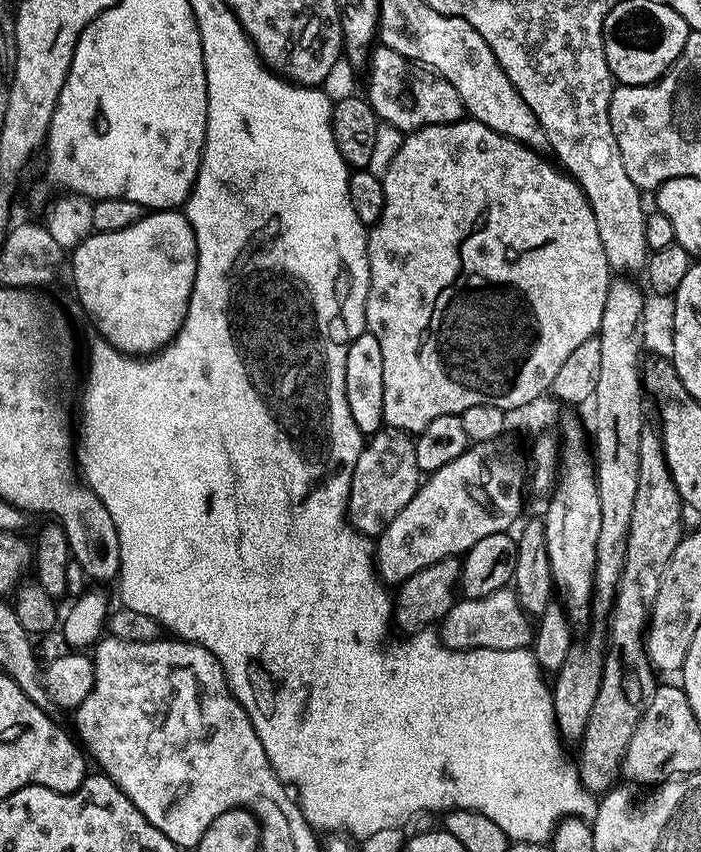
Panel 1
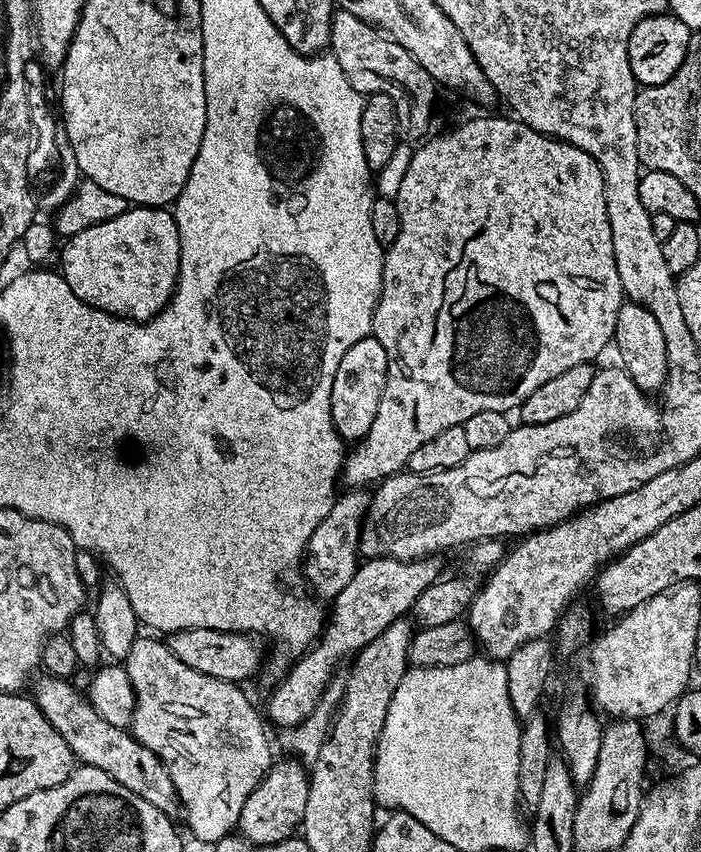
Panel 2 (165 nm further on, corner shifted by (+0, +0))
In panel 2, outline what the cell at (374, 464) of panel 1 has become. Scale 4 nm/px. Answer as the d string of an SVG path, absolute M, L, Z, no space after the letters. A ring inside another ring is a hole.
M348 490L337 495L332 501L330 514L318 522L318 530L310 534L308 551L302 561L302 573L308 579L307 587L317 597L334 598L346 590L350 578L354 578L360 556L360 531L364 528L364 519L368 515L370 496L364 490Z

